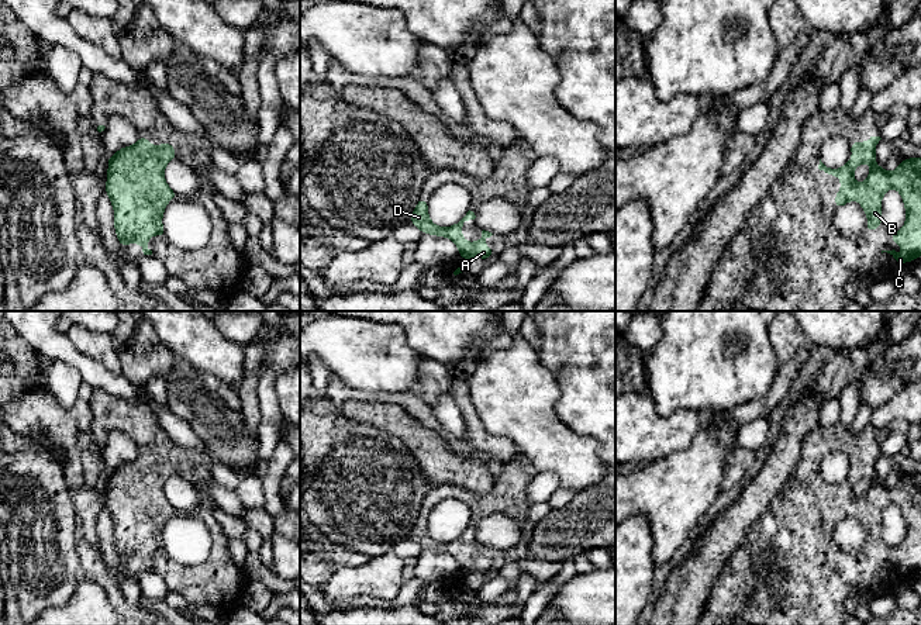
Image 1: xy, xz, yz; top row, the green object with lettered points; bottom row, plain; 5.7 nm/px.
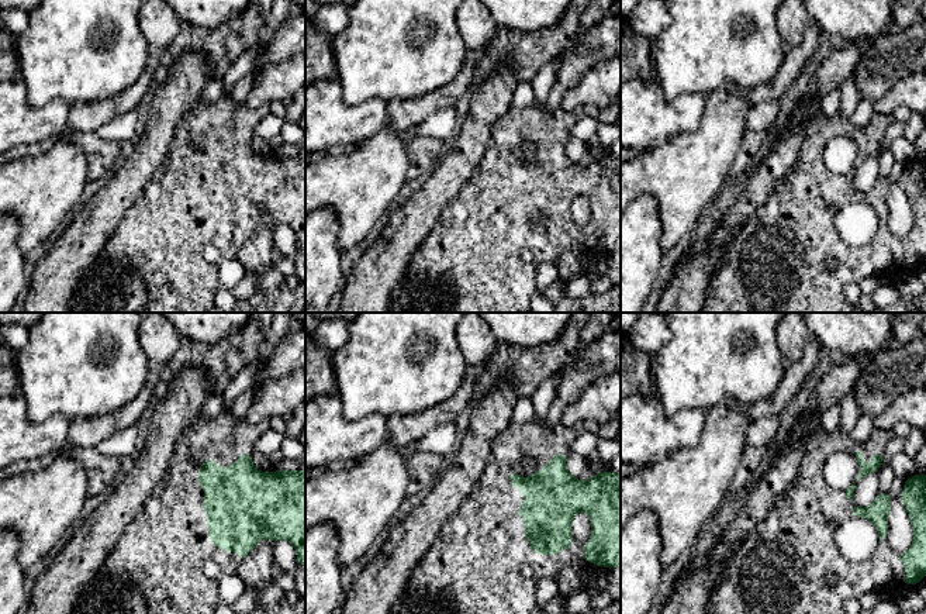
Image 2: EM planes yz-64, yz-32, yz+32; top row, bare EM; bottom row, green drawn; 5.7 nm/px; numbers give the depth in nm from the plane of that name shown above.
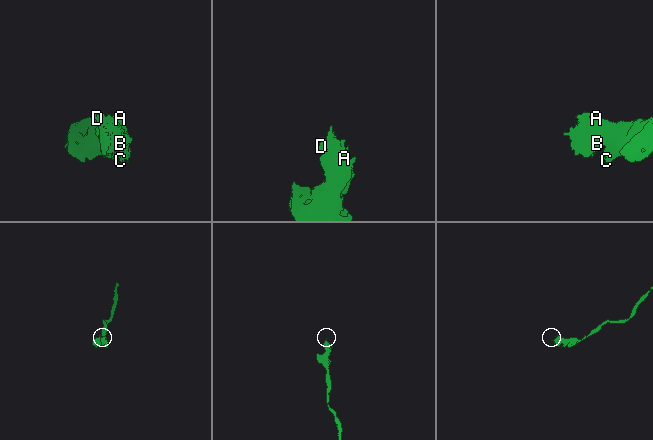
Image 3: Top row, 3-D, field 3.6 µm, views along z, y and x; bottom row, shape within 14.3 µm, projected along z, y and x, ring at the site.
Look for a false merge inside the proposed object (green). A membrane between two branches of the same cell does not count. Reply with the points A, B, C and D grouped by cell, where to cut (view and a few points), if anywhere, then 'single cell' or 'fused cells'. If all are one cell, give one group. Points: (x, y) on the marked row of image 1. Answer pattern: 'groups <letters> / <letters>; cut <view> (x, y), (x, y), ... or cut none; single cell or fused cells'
groups A B C D; cut none; single cell

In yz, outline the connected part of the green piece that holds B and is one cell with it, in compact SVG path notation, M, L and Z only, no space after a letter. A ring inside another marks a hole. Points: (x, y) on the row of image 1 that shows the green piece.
M870 137L866 142L851 142L852 159L841 169L825 166L821 159L818 169L828 176L841 179L841 190L835 194L835 208L841 208L852 200L858 200L859 206L867 215L866 232L873 232L882 227L882 198L889 189L897 189L904 207L906 222L900 231L891 232L891 242L903 245L903 253L893 251L882 251L890 253L898 265L917 260L921 256L921 158L914 156L903 159L893 173L876 163L875 148L880 137ZM862 163L870 166L870 172L865 183L856 183L853 170Z

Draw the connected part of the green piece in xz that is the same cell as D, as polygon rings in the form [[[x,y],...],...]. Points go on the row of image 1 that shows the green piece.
[[[420,197],[410,222],[415,225],[422,234],[437,235],[449,238],[455,242],[459,249],[460,258],[465,262],[469,258],[482,258],[489,259],[496,255],[496,252],[484,245],[484,239],[490,238],[493,234],[489,231],[482,231],[482,238],[470,244],[462,236],[462,227],[465,221],[475,220],[476,215],[473,211],[468,211],[466,215],[456,224],[448,228],[435,225],[428,215],[428,201]]]

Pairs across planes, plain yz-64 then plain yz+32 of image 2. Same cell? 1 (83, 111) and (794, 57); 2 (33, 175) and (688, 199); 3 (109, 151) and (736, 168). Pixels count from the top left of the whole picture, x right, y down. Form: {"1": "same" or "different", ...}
{"1": "same", "2": "same", "3": "same"}

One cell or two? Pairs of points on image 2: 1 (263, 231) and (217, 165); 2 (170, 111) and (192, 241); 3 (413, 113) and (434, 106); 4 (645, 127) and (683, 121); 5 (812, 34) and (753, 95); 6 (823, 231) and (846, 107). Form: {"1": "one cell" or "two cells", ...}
{"1": "two cells", "2": "two cells", "3": "one cell", "4": "one cell", "5": "one cell", "6": "two cells"}

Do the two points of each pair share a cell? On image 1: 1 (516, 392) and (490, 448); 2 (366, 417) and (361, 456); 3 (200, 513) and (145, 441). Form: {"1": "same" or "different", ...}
{"1": "different", "2": "different", "3": "same"}

